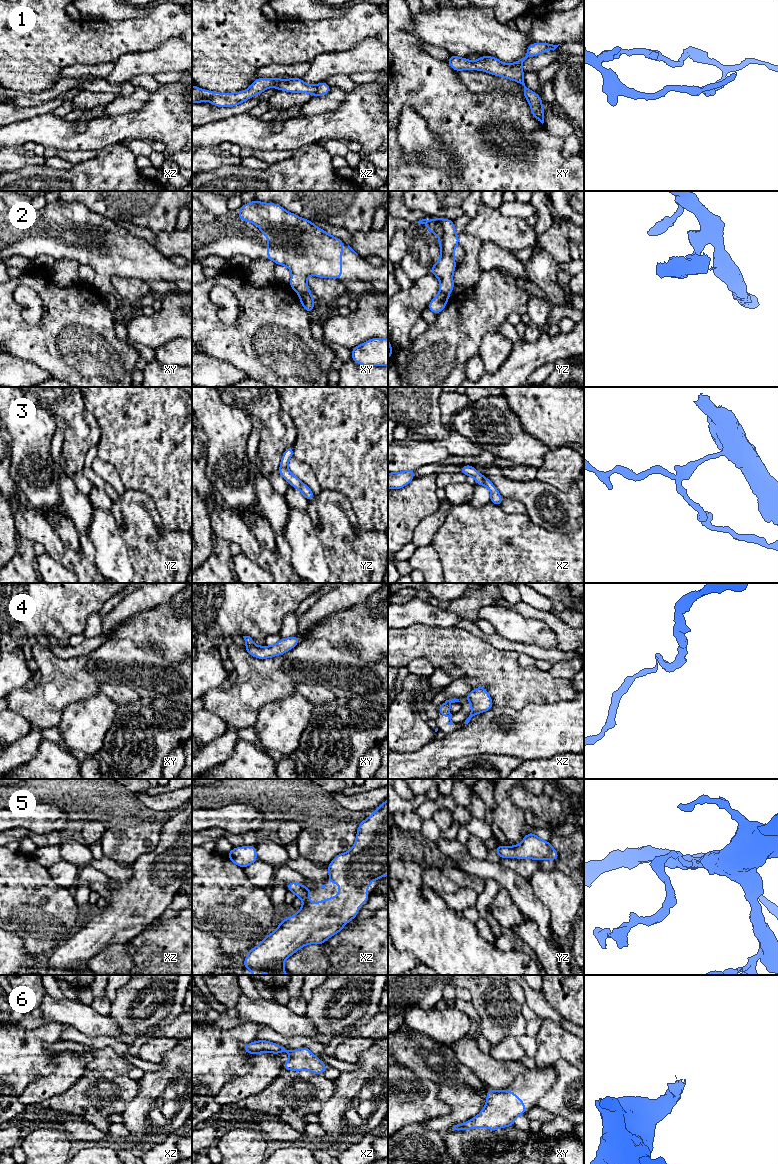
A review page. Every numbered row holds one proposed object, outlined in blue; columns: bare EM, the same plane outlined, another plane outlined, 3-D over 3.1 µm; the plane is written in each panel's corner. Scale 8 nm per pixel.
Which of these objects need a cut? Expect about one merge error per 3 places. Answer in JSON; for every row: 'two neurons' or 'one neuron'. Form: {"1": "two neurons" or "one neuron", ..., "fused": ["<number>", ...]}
{"1": "one neuron", "2": "two neurons", "3": "one neuron", "4": "two neurons", "5": "one neuron", "6": "one neuron", "fused": ["2", "4"]}

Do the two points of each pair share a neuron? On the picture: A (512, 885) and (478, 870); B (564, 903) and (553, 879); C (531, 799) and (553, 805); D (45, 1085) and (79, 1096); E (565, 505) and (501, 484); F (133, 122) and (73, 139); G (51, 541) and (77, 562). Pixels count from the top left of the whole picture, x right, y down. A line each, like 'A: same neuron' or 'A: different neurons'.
A: same neuron
B: same neuron
C: same neuron
D: different neurons
E: same neuron
F: same neuron
G: same neuron

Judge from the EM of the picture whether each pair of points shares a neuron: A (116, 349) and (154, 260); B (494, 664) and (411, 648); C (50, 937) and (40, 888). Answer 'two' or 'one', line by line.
A: two
B: one
C: one

